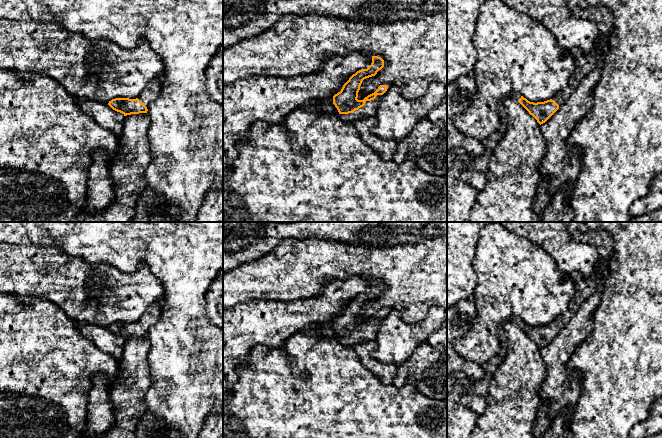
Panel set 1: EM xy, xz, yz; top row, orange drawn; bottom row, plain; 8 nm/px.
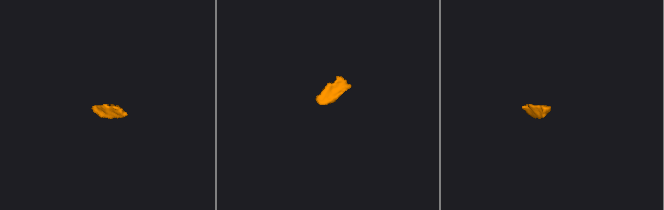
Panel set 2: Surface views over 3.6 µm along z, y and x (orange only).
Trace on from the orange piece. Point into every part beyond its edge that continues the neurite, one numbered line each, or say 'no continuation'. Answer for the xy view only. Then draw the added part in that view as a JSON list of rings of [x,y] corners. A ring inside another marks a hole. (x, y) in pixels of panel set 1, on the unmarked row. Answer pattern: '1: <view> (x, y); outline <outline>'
1: xy (152, 315); outline [[[155,303],[151,305],[146,313],[138,320],[138,323],[148,331],[153,325],[155,325],[161,315],[161,305]]]

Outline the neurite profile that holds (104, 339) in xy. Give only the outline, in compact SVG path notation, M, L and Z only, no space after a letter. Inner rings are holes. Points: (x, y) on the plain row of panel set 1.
M82 324L82 334L92 340L102 351L120 361L123 355L124 338L113 334L108 328L92 324Z

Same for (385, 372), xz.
M368 341L356 344L354 347L362 365L371 371L381 382L386 385L393 385L393 380L397 374L398 365L394 363L381 363L372 357L376 348L375 341Z

